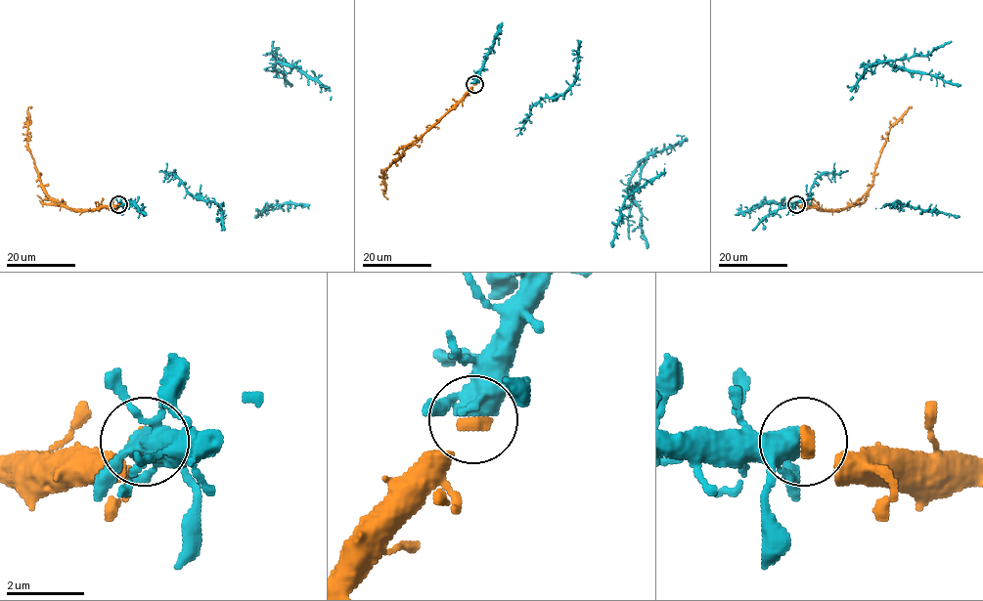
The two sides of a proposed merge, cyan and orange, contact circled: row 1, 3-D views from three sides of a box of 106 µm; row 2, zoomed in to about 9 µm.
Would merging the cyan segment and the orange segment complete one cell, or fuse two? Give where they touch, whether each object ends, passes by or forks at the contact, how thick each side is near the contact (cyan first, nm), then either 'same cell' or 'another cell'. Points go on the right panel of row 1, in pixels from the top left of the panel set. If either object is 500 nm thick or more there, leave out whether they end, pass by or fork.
(796, 204) | cyan forks | orange ends | 400/480 nm | same cell

